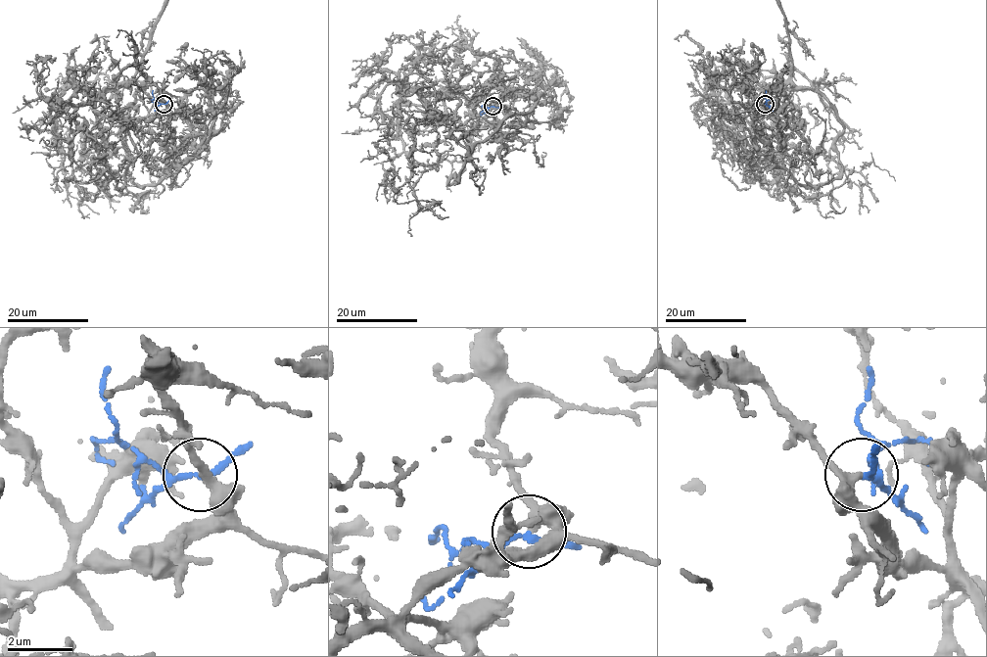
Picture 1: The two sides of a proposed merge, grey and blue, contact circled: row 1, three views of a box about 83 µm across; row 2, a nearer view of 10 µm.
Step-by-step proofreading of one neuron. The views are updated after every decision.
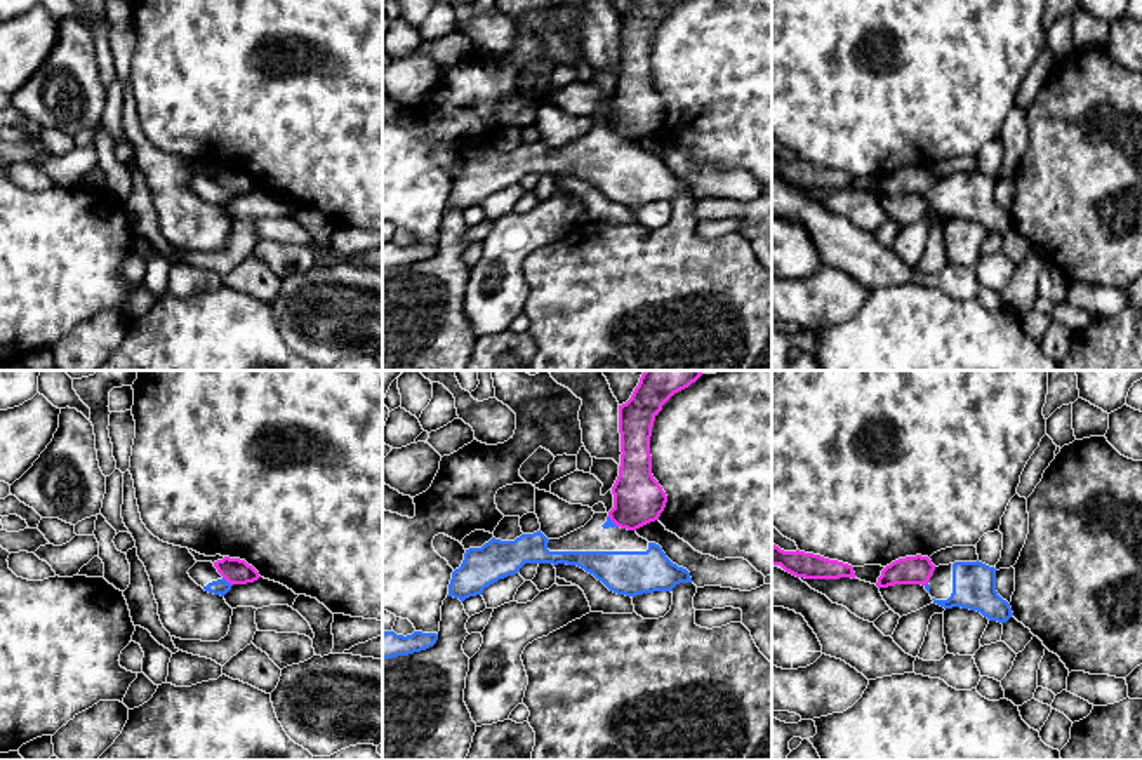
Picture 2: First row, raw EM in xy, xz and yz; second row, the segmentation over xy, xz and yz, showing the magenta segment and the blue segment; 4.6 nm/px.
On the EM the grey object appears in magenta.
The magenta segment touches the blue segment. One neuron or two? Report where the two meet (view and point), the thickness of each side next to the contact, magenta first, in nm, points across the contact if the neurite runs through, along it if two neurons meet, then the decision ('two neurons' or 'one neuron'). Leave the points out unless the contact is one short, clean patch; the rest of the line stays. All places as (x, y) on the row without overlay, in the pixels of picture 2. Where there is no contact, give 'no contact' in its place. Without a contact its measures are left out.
contact xy (228, 192); calibres 120 and 80 nm; border xy (223, 186), (232, 195); two neurons

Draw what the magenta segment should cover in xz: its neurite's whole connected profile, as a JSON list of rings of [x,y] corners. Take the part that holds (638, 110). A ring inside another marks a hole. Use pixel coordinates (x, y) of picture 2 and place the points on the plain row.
[[[634,0],[631,9],[619,16],[622,64],[619,87],[612,97],[614,118],[608,122],[608,127],[621,139],[636,141],[650,132],[655,132],[666,118],[667,106],[652,85],[650,47],[655,26],[678,2],[681,0]]]

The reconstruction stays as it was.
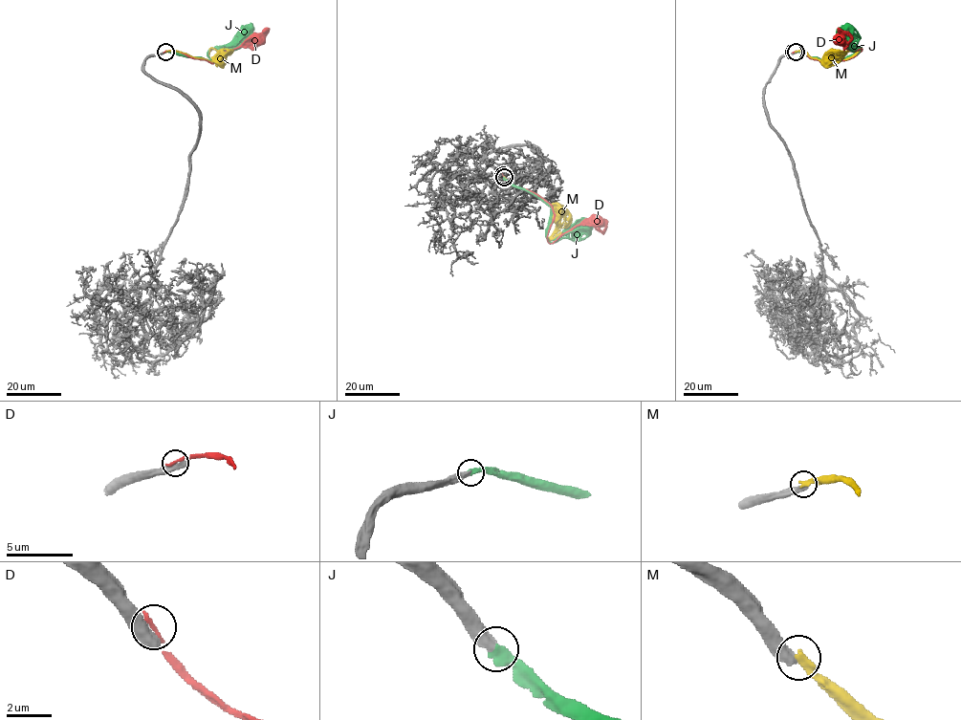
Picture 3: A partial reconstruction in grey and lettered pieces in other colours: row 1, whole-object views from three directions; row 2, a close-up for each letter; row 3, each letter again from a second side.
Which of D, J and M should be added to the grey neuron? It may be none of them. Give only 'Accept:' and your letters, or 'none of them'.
Accept: J

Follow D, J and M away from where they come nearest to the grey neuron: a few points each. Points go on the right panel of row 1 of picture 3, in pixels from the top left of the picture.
D: (794, 52), (803, 51), (811, 58), (824, 62), (853, 57), (862, 49), (847, 50), (840, 28)
J: (797, 52), (825, 61), (848, 59), (858, 49), (849, 43), (844, 28)
M: (796, 52), (804, 51), (811, 57), (825, 61), (847, 59), (859, 50)

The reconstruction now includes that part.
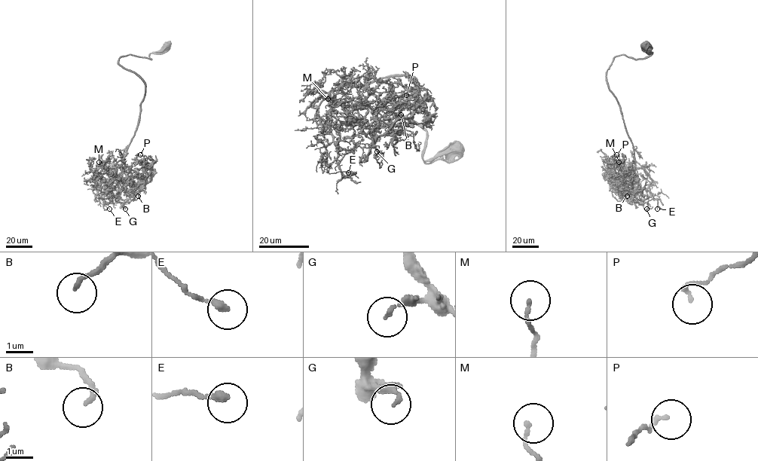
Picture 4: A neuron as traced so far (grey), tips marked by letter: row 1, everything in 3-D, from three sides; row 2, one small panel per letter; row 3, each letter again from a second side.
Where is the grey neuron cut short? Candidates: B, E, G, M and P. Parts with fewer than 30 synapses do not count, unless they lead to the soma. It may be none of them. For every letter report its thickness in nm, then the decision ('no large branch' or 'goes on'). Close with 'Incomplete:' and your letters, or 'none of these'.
B: calibre 150 nm; no large branch
E: calibre 280 nm; no large branch
G: calibre 110 nm; no large branch
M: calibre 120 nm; no large branch
P: calibre 150 nm; no large branch
Incomplete: none of these

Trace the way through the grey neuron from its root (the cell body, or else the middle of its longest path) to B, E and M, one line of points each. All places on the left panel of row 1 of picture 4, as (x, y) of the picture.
B: (166, 45), (151, 59), (128, 54), (118, 61), (142, 80), (145, 96), (123, 161), (108, 175), (138, 196)
E: (166, 45), (151, 59), (119, 59), (142, 80), (145, 96), (123, 161), (109, 171), (99, 199), (109, 209)
M: (166, 45), (151, 59), (119, 59), (142, 80), (145, 96), (122, 163), (104, 169), (99, 162)

